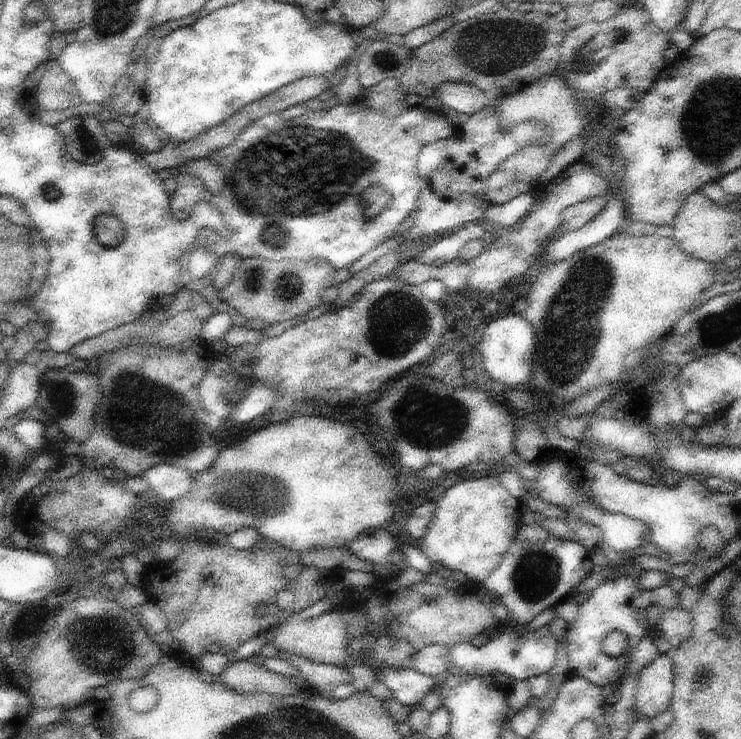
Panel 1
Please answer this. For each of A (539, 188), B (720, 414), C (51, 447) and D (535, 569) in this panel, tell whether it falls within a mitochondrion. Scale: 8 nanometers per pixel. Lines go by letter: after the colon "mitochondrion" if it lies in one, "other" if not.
A: other
B: other
C: other
D: mitochondrion

